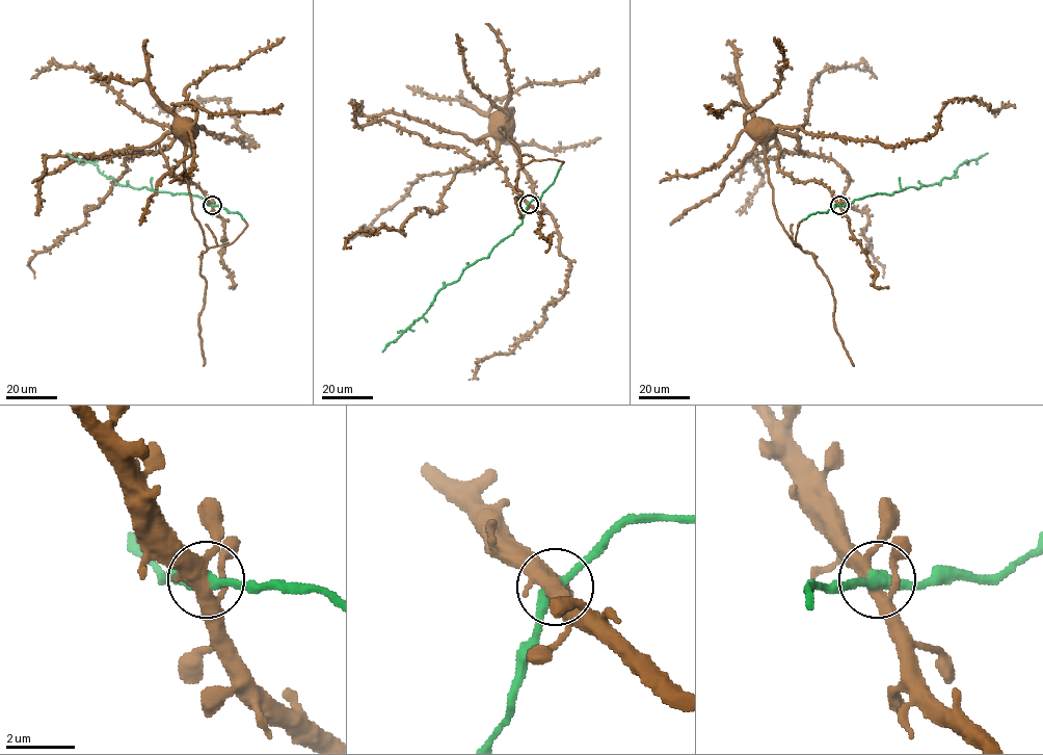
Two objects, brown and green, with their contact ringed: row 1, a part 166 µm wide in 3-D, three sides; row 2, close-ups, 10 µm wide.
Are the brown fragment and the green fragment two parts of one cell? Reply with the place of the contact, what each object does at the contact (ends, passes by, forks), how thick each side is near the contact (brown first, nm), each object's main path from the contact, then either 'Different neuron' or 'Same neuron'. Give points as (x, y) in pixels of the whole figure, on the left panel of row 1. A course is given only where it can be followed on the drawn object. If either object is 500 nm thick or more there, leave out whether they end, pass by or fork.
Place: (212, 205). At the ring brown forks. At the ring green passes by. Thickness 360 nm (brown) against 340 nm. Course of brown: (212, 205), (192, 181), (181, 181), (169, 170), (162, 151), (160, 141), (176, 124), (182, 124). Course of green: (212, 205), (196, 196), (119, 185), (99, 172), (97, 164), (75, 159), (67, 153). Same neuron

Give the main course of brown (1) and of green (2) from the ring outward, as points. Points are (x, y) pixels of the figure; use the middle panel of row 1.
1: (529, 204), (507, 180), (506, 172), (484, 141), (476, 141), (488, 132), (489, 119), (495, 113), (498, 115)
2: (529, 204), (513, 232), (488, 256), (465, 267), (457, 281), (446, 285), (424, 314), (382, 352)

